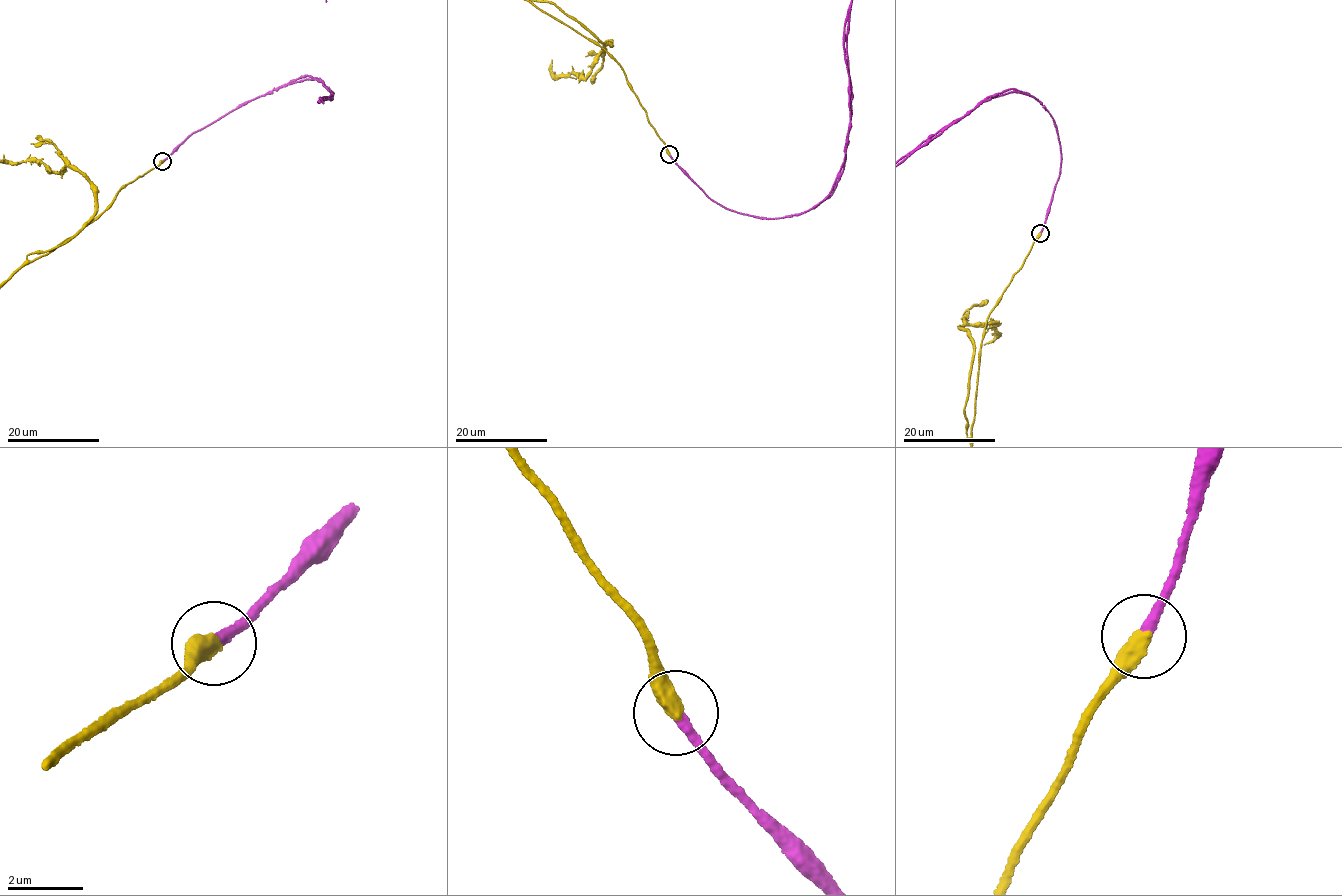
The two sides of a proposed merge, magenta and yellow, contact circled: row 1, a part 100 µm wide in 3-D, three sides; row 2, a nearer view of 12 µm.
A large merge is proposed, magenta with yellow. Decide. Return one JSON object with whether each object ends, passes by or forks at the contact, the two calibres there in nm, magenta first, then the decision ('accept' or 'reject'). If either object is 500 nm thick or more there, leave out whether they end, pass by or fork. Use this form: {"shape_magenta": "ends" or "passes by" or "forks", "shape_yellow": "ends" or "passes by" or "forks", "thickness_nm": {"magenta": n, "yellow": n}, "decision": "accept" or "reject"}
{"shape_magenta": "ends", "shape_yellow": "ends", "thickness_nm": {"magenta": 280, "yellow": 480}, "decision": "accept"}

